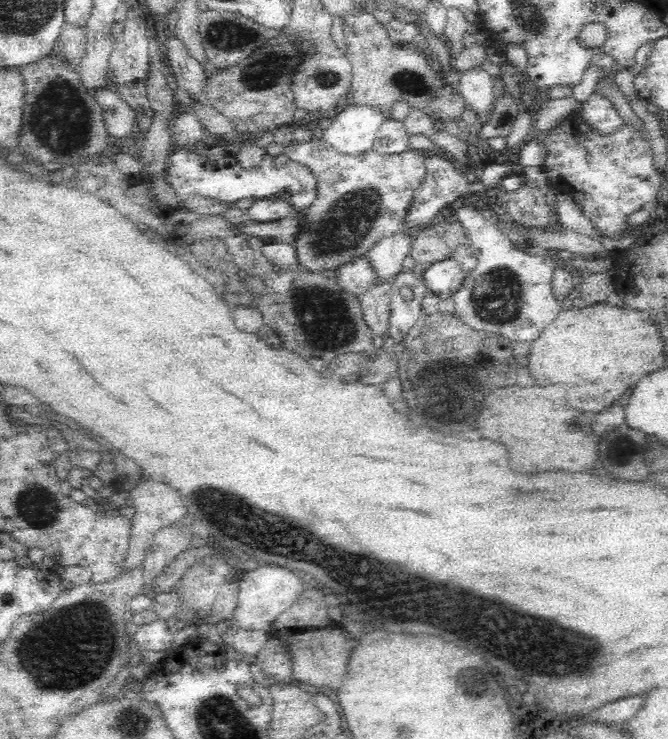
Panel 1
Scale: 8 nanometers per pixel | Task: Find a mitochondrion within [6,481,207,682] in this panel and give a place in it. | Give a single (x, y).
(38, 509)

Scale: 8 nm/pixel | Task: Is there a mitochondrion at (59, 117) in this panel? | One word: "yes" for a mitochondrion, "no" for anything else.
yes

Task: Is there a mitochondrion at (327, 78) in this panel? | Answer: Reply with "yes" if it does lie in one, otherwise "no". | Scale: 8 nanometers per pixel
yes

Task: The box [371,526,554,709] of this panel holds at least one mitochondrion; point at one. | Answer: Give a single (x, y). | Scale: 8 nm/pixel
(472, 682)

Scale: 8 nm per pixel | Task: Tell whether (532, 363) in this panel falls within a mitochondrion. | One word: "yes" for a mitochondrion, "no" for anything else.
no

